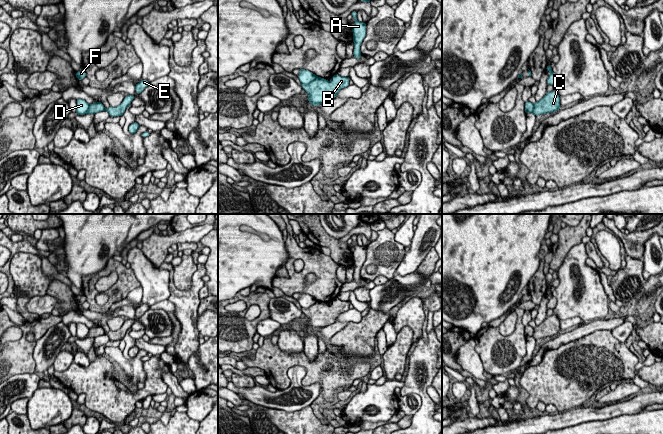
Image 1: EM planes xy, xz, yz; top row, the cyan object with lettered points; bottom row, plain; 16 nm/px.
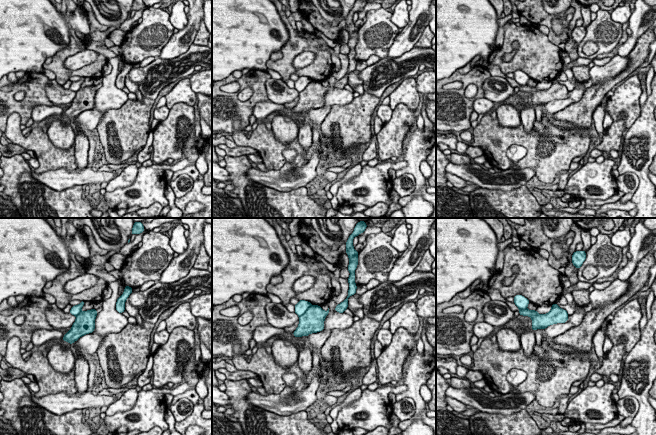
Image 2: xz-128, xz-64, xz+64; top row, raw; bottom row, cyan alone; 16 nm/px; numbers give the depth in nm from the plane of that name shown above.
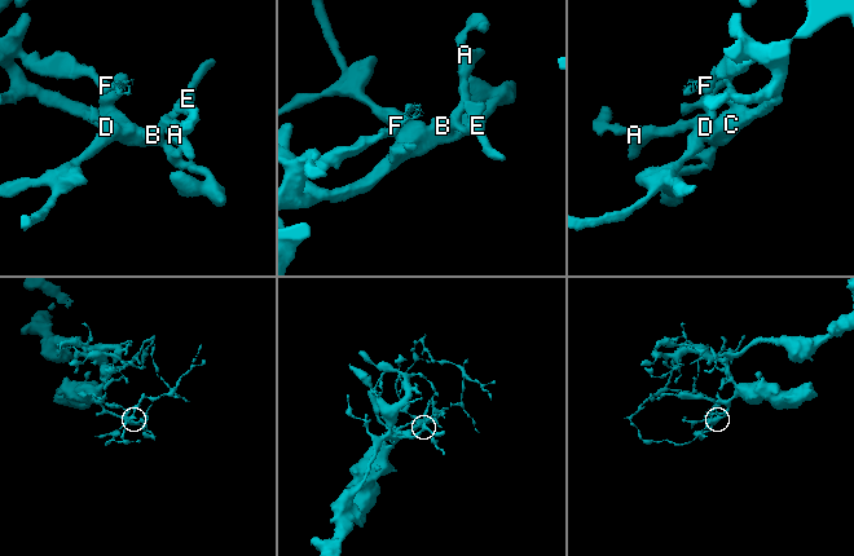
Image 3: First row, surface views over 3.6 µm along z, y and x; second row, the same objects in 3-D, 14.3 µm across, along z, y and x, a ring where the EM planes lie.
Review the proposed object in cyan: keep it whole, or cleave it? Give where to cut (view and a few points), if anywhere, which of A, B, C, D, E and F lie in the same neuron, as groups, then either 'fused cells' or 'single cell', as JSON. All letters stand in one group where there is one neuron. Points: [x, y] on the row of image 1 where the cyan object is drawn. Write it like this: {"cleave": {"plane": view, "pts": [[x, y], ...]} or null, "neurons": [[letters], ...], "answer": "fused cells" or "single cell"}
{"cleave": {"plane": "xz", "pts": [[316, 76], [307, 84], [302, 84]]}, "neurons": [["A", "B", "C", "E", "F"], ["D"]], "answer": "fused cells"}

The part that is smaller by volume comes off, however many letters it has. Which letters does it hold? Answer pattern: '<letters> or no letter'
D

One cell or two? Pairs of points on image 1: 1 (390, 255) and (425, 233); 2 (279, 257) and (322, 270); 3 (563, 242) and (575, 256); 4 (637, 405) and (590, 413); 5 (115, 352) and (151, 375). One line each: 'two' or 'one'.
1: two
2: two
3: two
4: one
5: two

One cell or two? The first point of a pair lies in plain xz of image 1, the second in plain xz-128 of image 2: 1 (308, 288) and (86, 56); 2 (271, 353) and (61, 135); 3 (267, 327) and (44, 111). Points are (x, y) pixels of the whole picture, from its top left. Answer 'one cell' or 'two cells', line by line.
1: two cells
2: two cells
3: one cell

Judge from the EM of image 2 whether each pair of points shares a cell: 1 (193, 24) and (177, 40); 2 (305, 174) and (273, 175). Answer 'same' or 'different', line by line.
1: same
2: same

